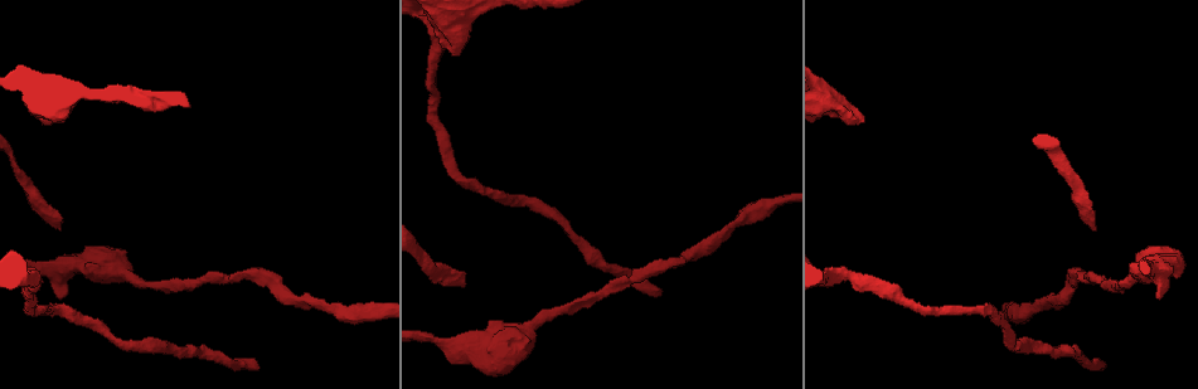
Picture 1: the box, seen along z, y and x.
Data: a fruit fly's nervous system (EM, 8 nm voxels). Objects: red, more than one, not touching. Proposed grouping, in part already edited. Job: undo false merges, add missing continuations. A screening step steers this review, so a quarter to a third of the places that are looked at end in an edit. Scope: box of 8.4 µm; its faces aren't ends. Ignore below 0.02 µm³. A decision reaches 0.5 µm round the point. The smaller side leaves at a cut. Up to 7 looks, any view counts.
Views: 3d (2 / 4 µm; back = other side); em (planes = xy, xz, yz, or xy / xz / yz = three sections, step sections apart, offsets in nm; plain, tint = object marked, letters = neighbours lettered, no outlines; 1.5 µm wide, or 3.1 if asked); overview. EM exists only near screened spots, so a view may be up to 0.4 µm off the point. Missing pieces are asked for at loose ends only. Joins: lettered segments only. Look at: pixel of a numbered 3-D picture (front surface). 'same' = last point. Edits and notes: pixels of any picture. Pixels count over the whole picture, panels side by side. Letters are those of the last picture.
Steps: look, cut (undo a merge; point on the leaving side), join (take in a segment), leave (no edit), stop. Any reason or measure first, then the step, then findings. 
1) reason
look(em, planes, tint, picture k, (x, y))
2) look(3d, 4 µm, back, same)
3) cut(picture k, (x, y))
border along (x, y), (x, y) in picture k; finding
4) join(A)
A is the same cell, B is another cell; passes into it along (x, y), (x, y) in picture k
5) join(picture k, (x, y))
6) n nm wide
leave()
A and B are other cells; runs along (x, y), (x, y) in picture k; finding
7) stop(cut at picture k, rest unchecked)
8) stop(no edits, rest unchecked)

calibre changes
look(3d, 4 µm, picture 1, (533, 329))

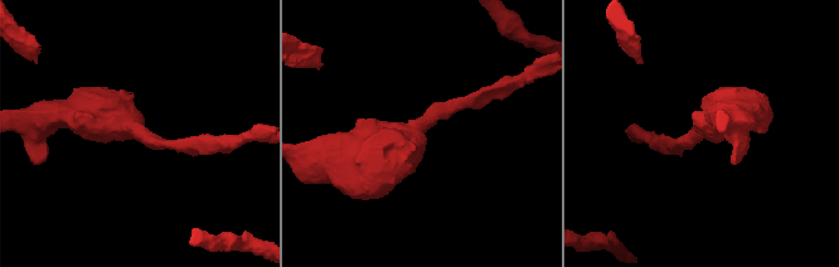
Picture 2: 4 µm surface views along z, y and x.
arms of 200, 650 nm; need the tissue
look(em, yz, step 4, letters, picture 2, (136, 127))

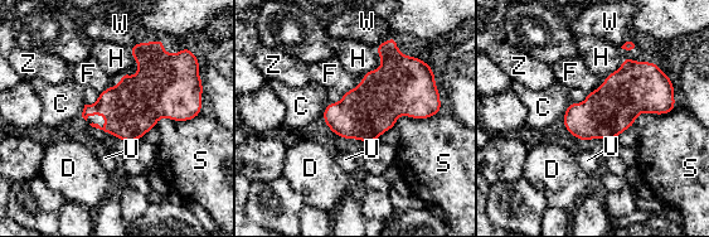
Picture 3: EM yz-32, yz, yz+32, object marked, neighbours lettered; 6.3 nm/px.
leave()
C, D, F, H, S, U, W and Z are other cells; border along (355, 86), (343, 93) in picture 3; all the same cell

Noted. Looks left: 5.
end of a long branch
look(em, planes, letters, picture 1, (464, 283))

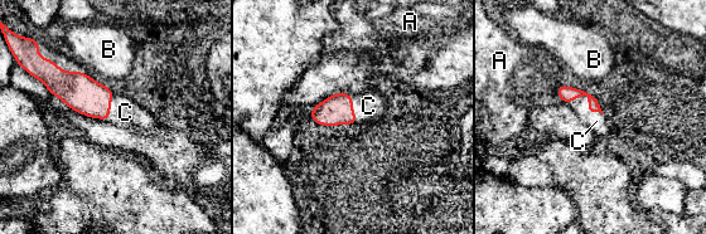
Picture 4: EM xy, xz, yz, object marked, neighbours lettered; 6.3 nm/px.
join(C)
C is the same cell, A and B are other cells; the cell continues

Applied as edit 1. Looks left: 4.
look(overview)

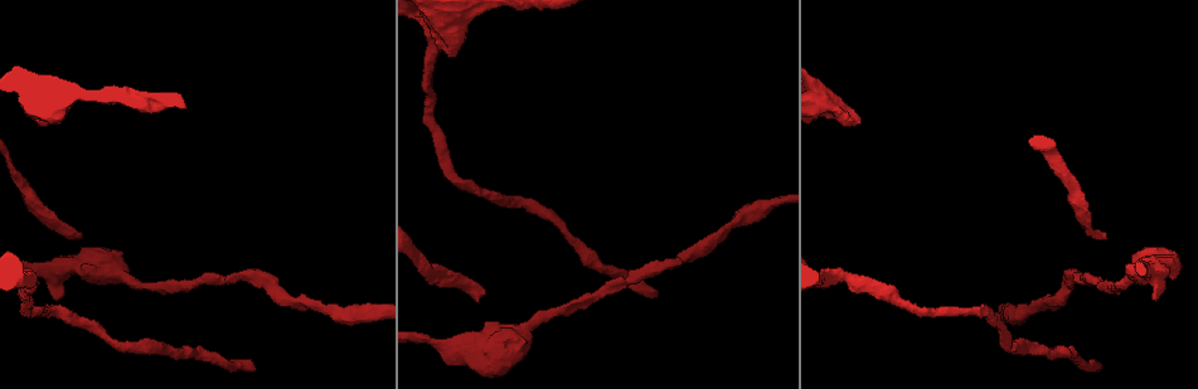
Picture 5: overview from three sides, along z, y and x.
stops while still wide
look(em, xy, step 8, tint, picture 5, (449, 57))

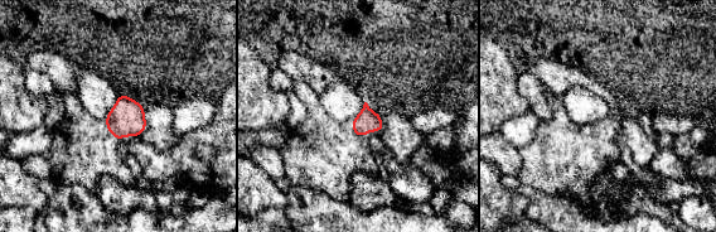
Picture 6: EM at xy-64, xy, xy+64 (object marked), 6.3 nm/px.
what lies round it
look(em, xy, step 8, letters, same)

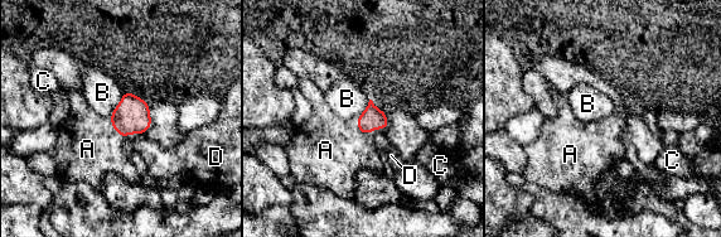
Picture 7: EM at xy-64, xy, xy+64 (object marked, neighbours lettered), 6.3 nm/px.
join(A)
A is the same cell, B, C and D are other cells; passes into it along (372, 117), (364, 132), (330, 151) in picture 7; the cell continues

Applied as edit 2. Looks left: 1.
stop(join at picture 4, join at picture 7, rest unchecked)

